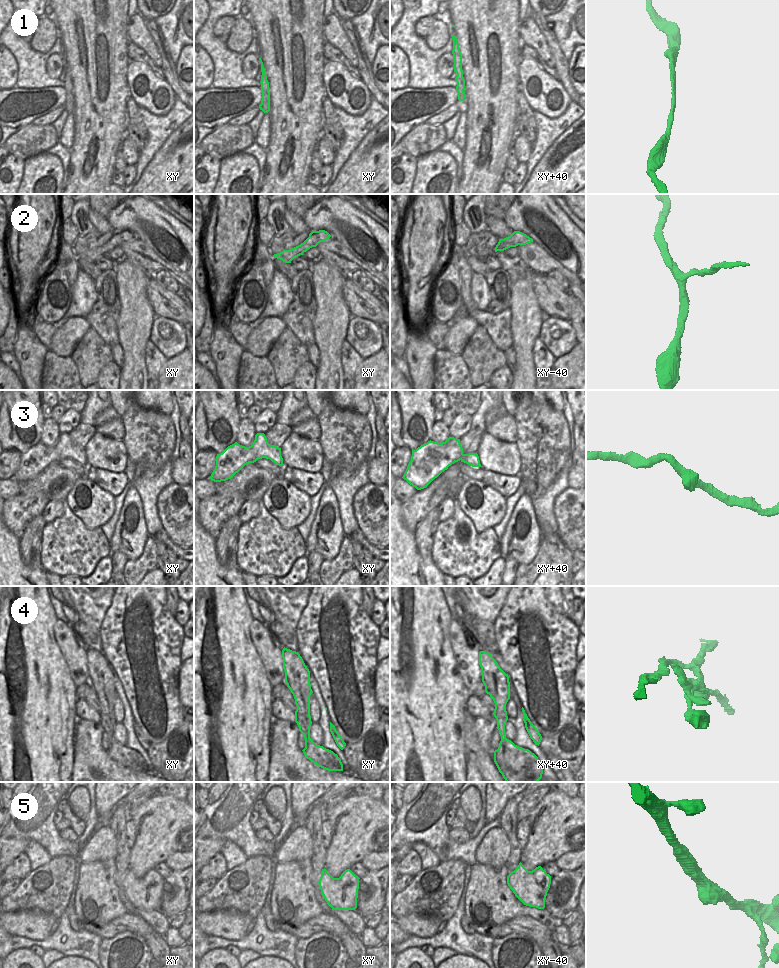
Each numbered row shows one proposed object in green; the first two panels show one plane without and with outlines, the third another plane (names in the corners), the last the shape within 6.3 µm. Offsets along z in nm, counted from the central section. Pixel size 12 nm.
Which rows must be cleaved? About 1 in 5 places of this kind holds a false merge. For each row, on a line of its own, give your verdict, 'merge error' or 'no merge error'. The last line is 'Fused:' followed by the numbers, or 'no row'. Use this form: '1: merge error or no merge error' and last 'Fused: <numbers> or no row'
1: no merge error
2: no merge error
3: no merge error
4: merge error
5: no merge error
Fused: 4

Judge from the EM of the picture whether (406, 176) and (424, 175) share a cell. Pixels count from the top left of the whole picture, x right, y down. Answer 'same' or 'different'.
different

